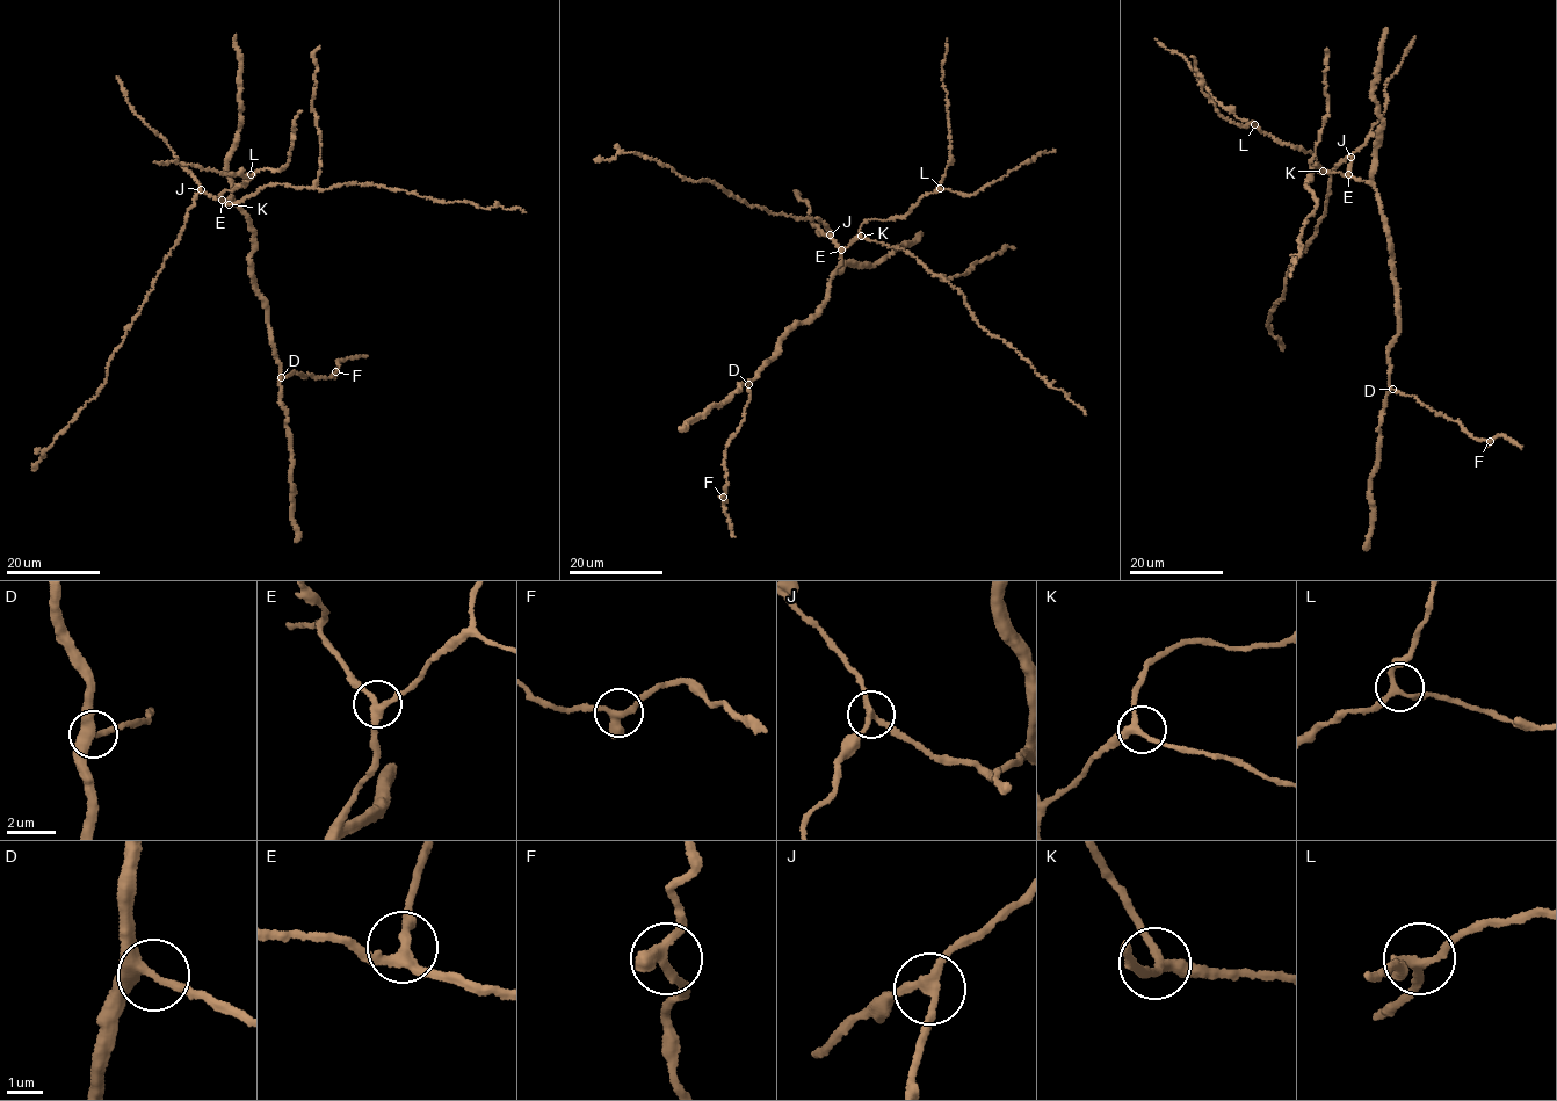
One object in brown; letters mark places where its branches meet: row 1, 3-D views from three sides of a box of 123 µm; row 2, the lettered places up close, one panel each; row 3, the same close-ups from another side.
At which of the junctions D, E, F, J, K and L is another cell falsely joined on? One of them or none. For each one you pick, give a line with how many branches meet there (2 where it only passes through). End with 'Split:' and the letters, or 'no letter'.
Split: no letter

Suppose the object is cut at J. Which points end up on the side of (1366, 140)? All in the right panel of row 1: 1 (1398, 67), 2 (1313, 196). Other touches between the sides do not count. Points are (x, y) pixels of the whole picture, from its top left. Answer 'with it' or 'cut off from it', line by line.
1: with it
2: cut off from it

